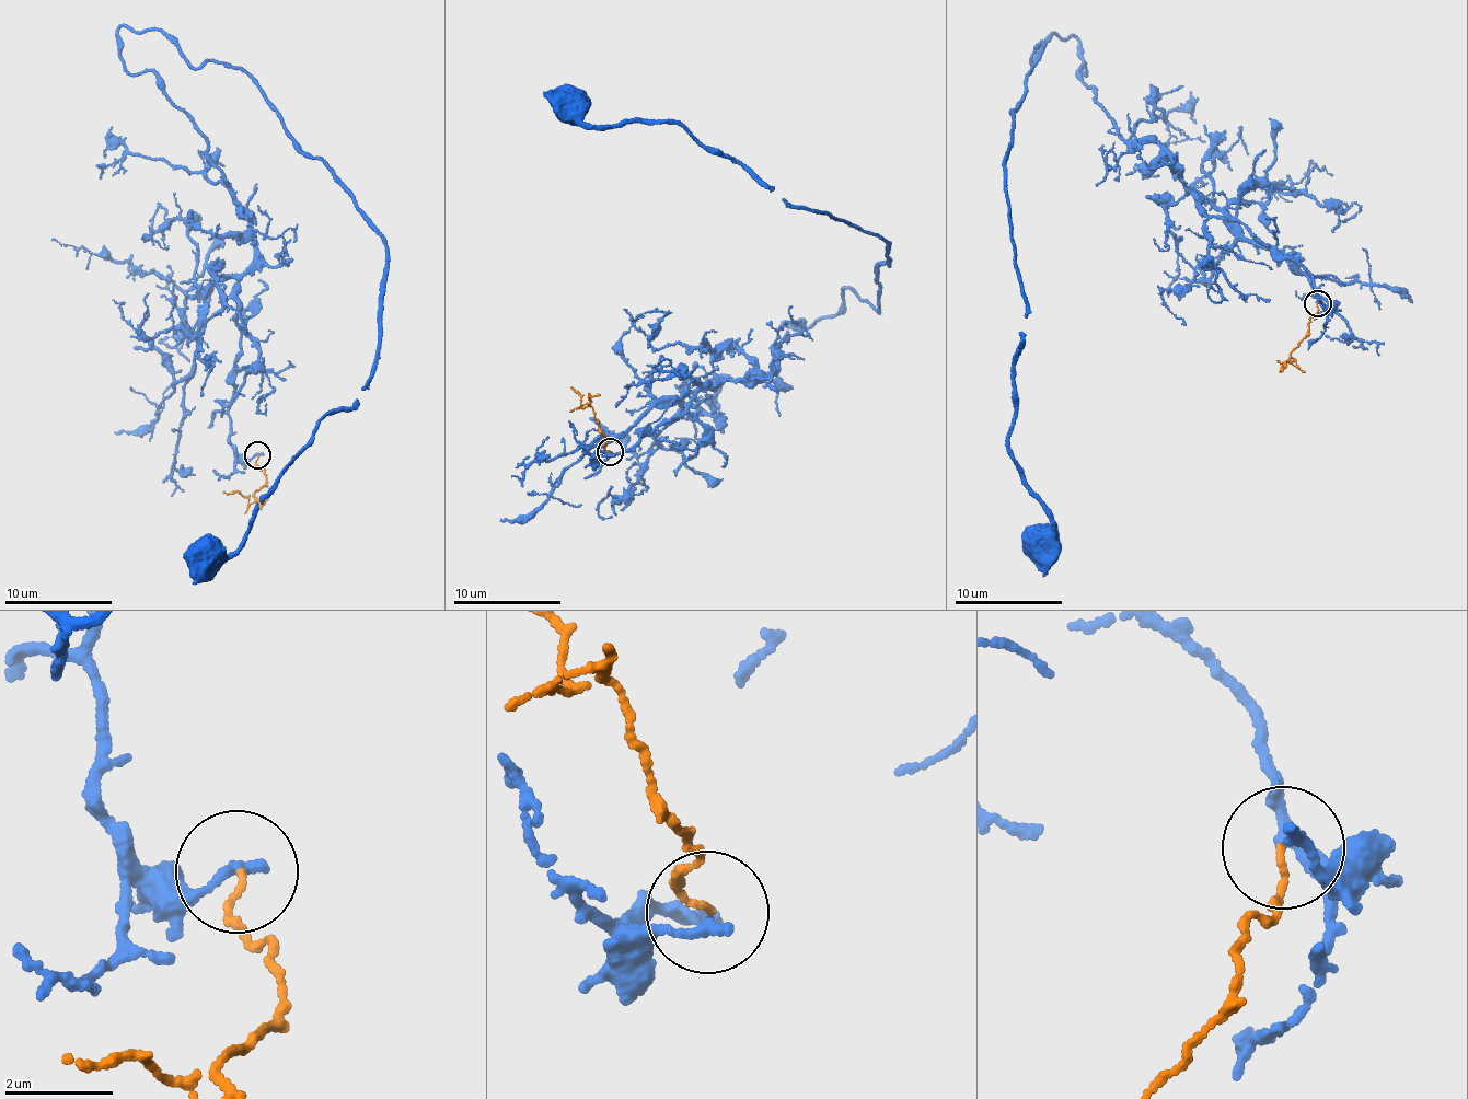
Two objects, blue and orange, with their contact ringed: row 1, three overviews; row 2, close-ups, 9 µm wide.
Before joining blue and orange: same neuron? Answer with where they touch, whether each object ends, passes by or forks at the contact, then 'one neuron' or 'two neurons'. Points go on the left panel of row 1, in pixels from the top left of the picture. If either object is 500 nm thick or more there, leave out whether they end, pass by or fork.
at (257, 454); blue ends there; orange ends there; one neuron

